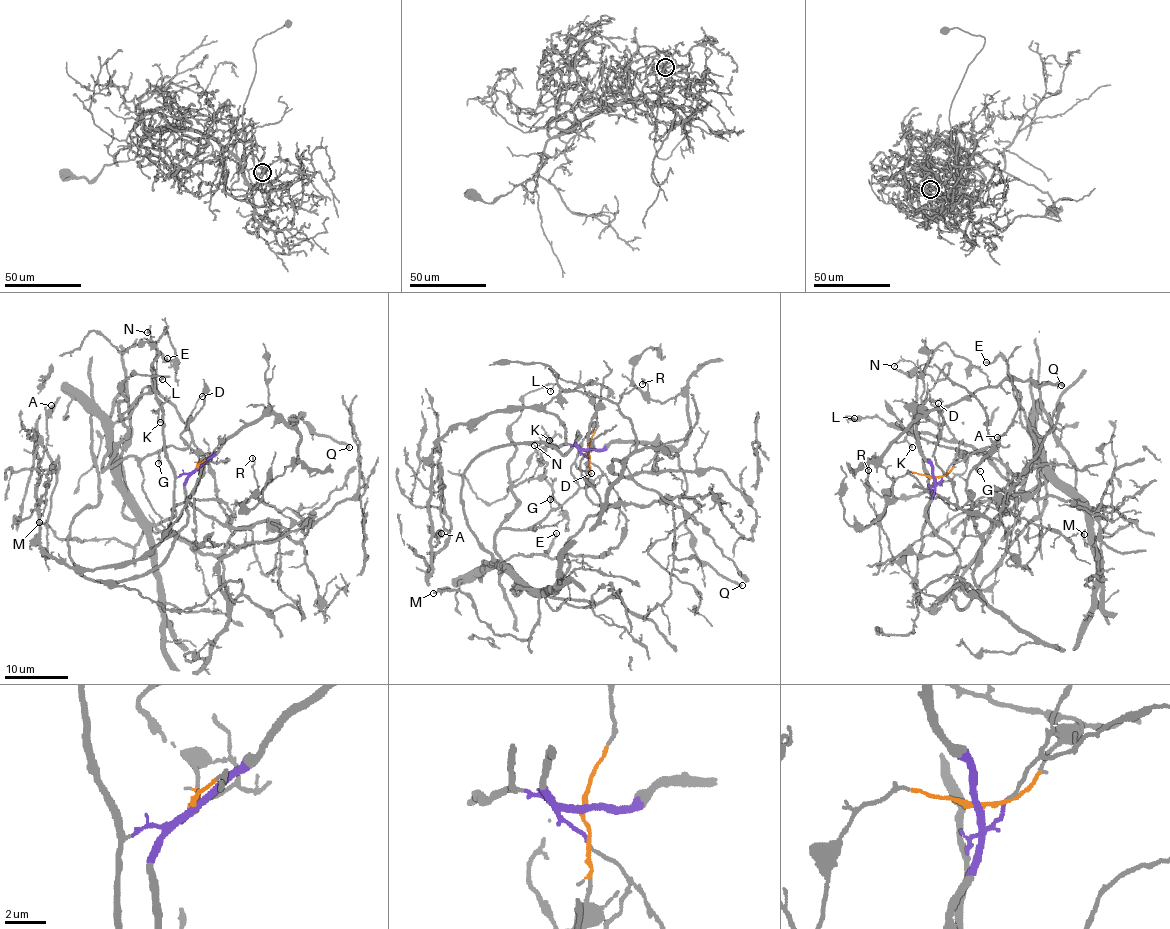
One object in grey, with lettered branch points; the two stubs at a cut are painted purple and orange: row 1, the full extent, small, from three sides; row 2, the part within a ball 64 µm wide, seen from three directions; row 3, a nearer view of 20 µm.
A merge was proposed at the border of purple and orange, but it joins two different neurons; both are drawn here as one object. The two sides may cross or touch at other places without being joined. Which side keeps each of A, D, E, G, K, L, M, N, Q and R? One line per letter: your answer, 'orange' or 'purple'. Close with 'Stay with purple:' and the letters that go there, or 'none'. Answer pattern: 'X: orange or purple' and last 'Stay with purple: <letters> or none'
A: purple
D: orange
E: orange
G: orange
K: purple
L: orange
M: orange
N: purple
Q: purple
R: purple
Stay with purple: A, K, N, Q, R

